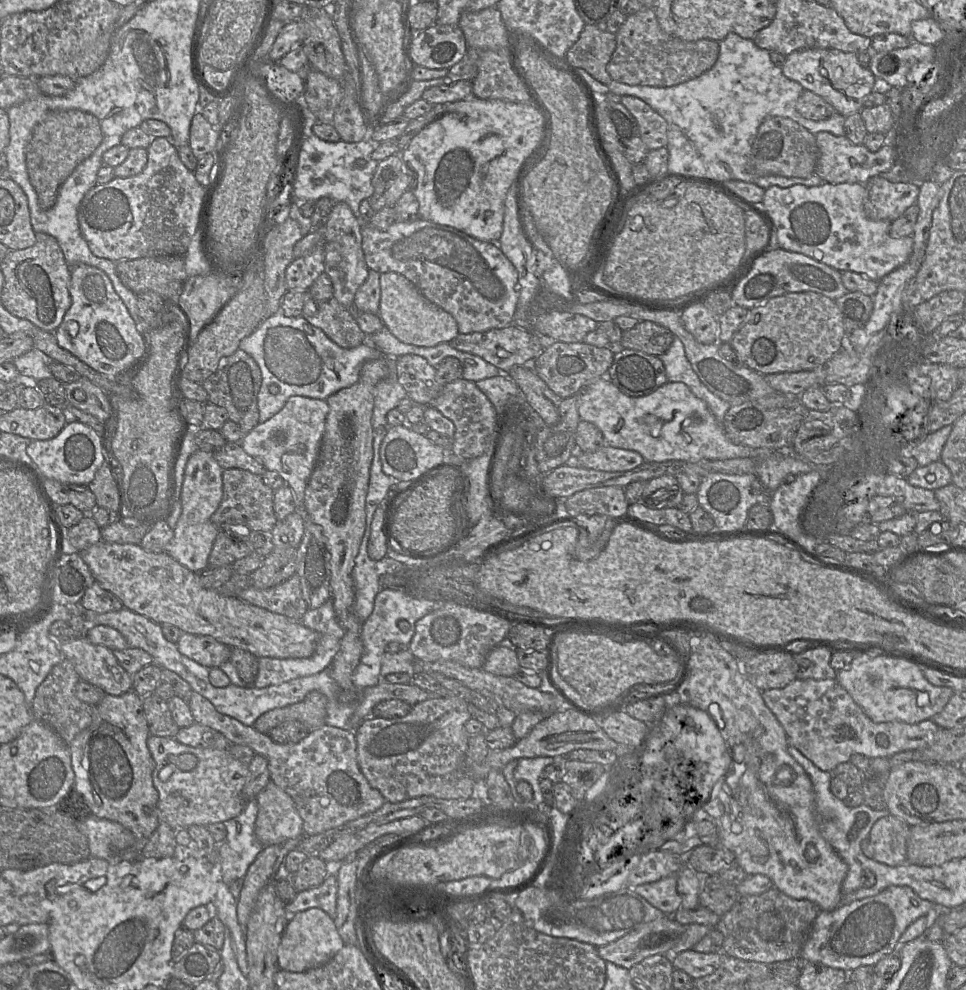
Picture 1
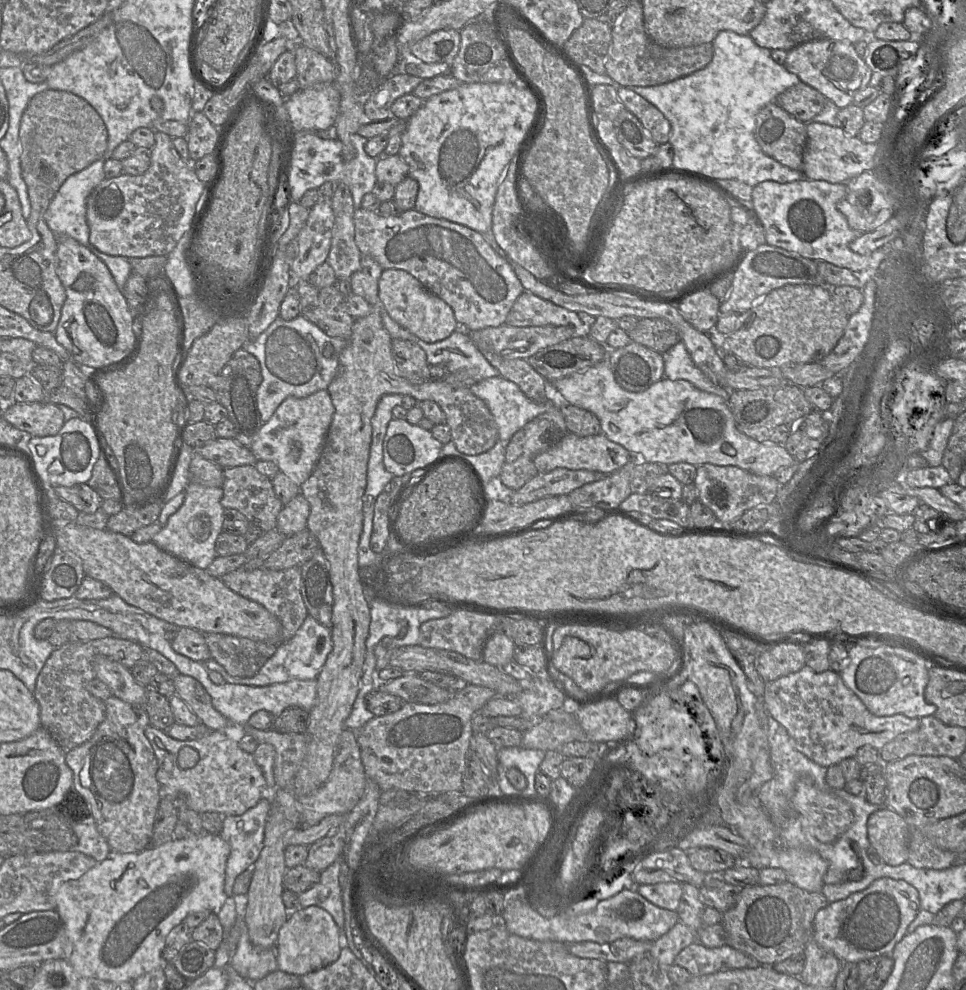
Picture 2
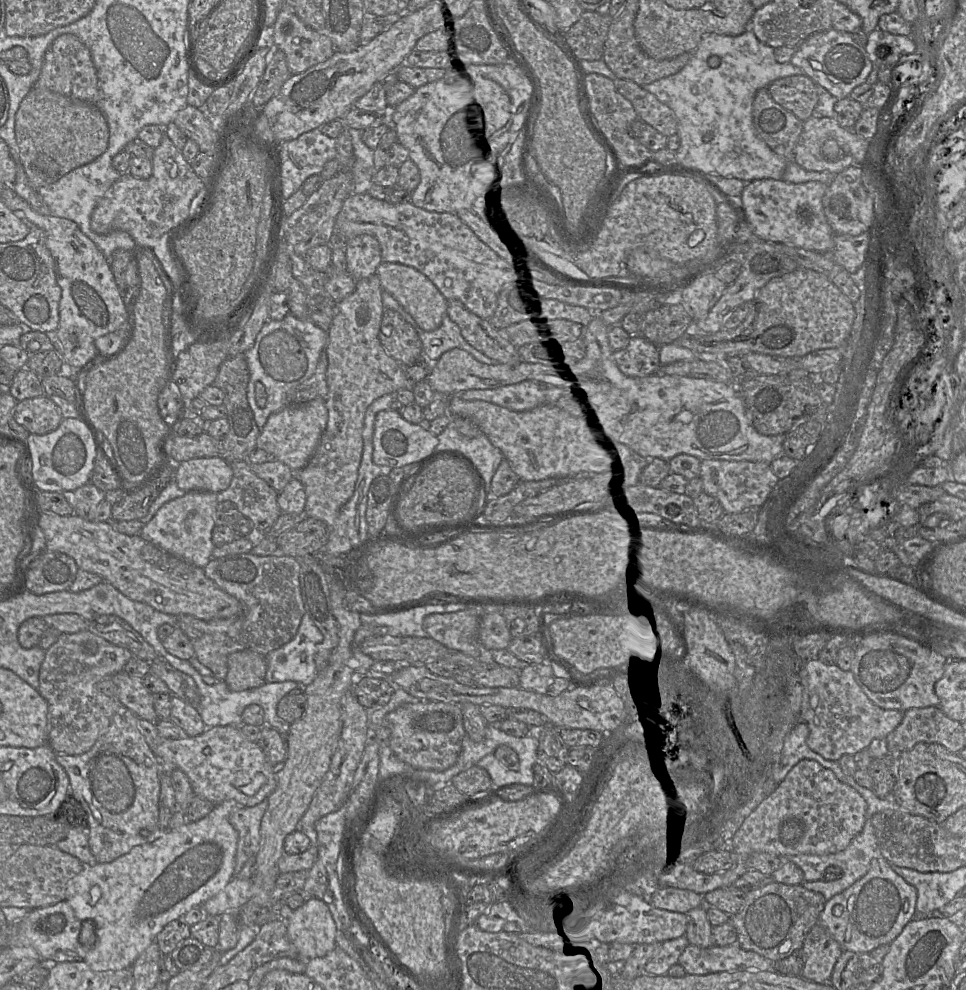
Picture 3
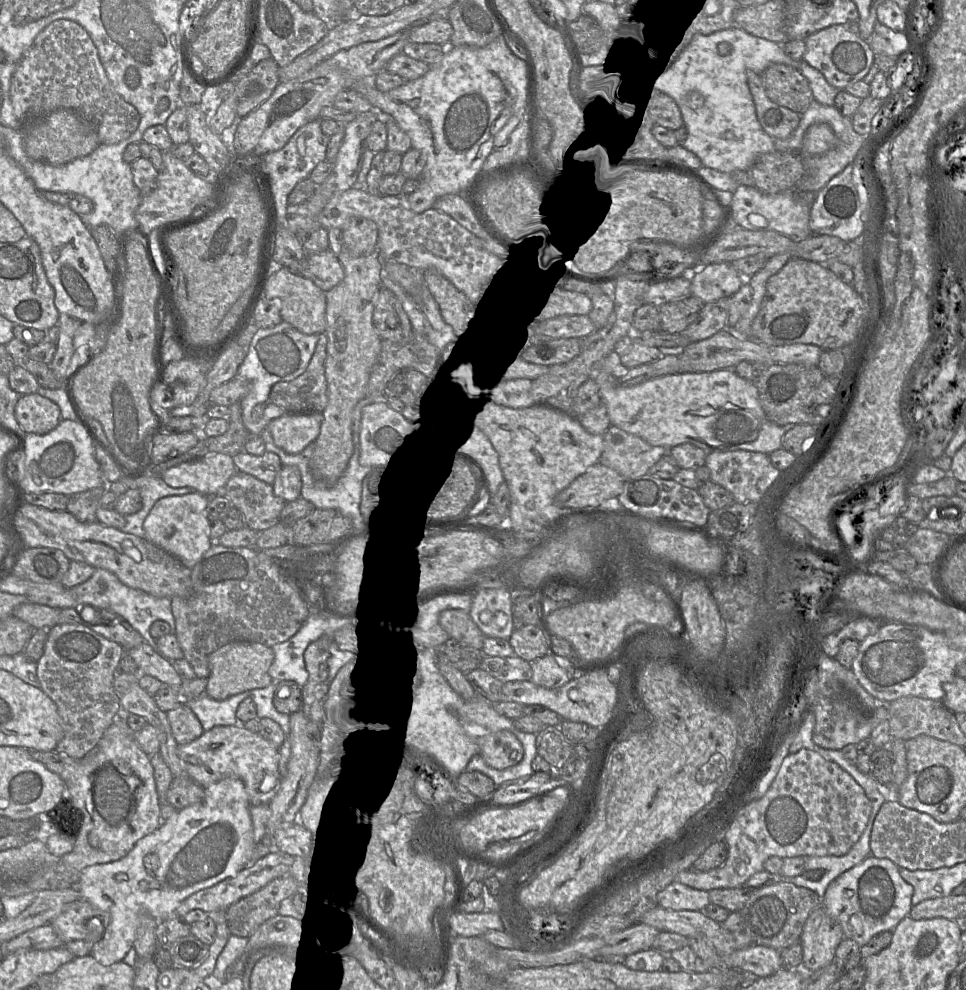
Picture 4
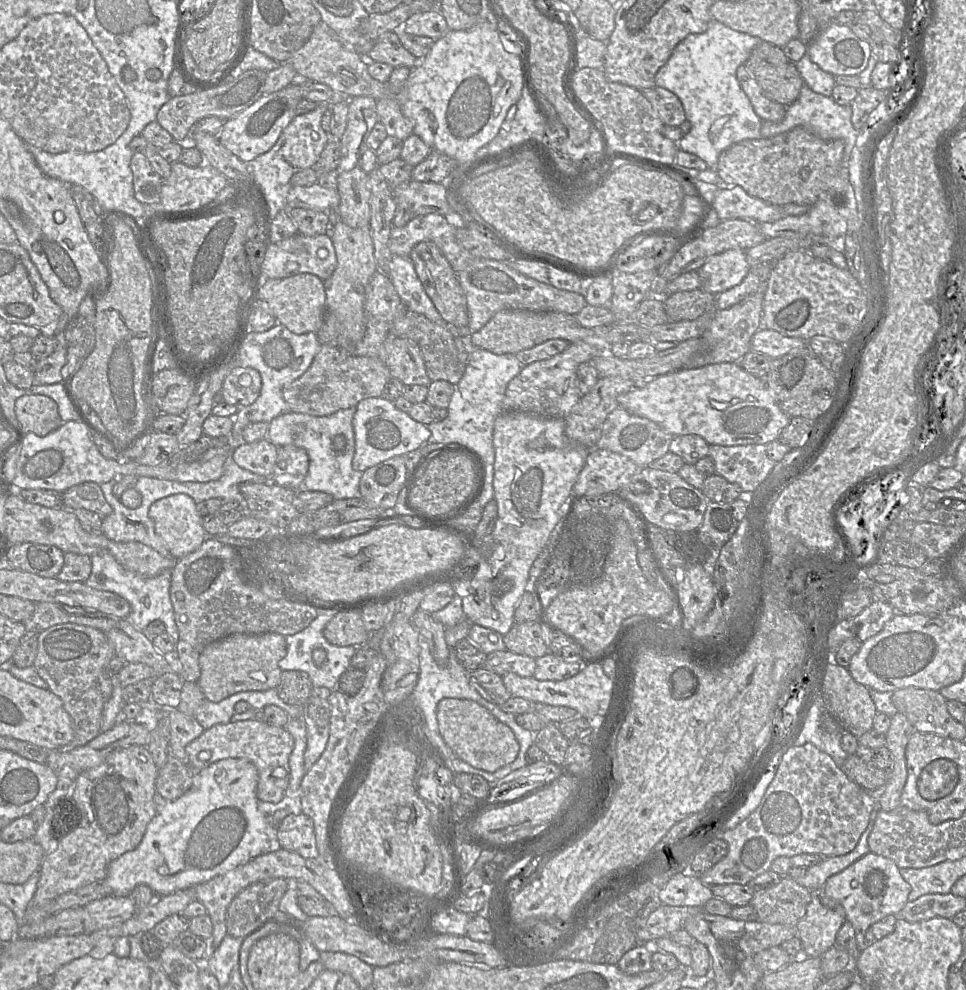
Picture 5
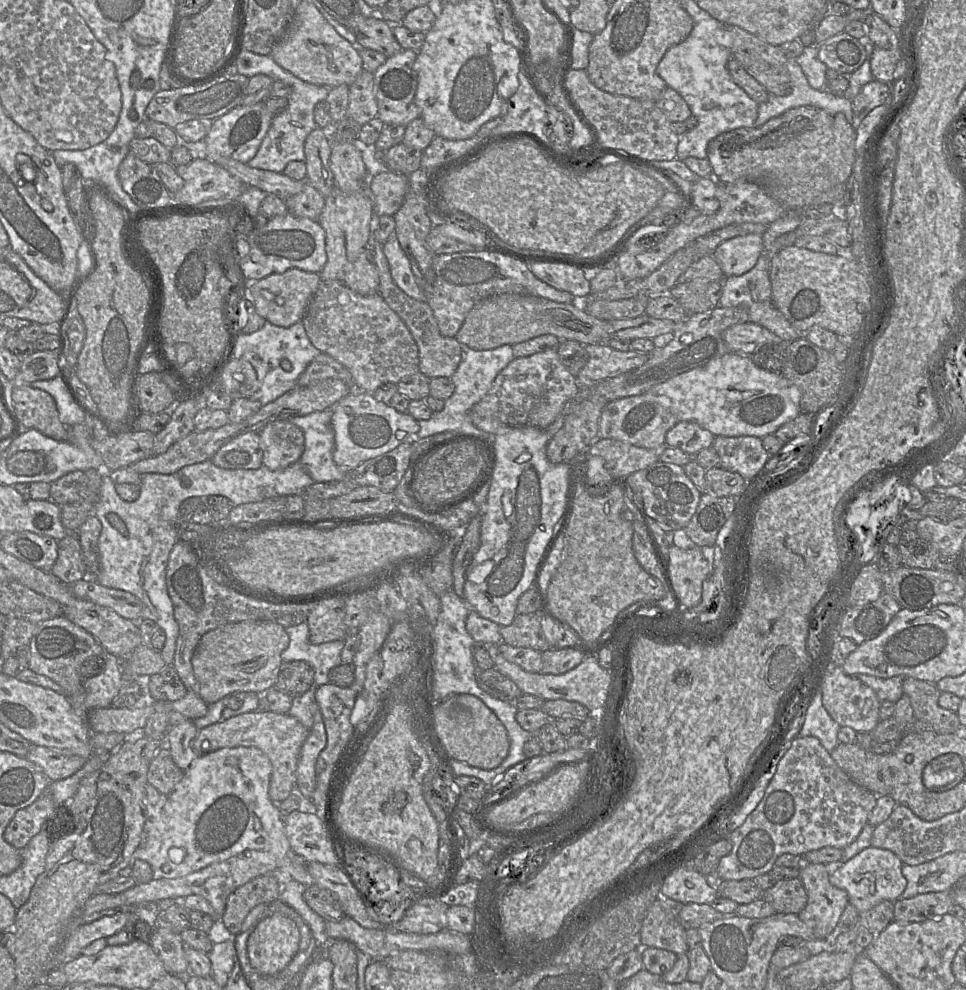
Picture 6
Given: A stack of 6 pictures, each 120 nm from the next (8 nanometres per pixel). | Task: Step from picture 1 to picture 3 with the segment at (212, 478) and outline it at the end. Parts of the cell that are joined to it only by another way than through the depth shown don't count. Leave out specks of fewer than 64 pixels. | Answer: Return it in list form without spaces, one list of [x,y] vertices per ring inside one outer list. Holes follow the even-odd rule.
[[[189,491],[184,496],[165,503],[155,516],[143,526],[140,536],[147,542],[159,547],[185,562],[205,568],[213,559],[212,531],[215,527],[215,511],[218,493]]]

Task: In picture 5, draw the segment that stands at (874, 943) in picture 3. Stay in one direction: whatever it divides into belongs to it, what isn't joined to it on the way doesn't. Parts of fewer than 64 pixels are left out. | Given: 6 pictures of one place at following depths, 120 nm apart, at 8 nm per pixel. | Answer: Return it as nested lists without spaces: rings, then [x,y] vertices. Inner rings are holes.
[[[870,851],[843,871],[829,877],[823,890],[827,897],[843,906],[846,920],[854,928],[859,951],[862,951],[865,949],[867,930],[888,915],[899,915],[908,902],[911,886],[903,879],[894,861]]]

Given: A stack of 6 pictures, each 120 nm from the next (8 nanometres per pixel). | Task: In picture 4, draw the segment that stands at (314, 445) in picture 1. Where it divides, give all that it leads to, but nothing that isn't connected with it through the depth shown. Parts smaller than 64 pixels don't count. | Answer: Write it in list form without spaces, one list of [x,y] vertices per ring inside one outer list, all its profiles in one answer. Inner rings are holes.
[[[322,412],[286,413],[267,428],[276,446],[289,454],[299,454],[318,438],[323,419]]]

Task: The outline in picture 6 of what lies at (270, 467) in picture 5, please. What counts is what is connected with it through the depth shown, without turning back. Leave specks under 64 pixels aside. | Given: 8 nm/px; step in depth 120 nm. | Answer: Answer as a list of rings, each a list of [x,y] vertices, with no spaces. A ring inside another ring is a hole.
[[[253,431],[235,436],[211,458],[213,464],[224,469],[258,469],[262,460],[261,439]]]

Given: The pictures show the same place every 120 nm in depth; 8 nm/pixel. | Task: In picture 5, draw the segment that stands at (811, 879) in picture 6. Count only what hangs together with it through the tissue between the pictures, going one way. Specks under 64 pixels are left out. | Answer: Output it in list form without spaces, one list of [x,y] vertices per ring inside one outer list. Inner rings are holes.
[[[823,888],[811,891],[805,916],[797,923],[803,956],[821,958],[836,943],[836,936],[846,920],[843,906],[827,897]]]

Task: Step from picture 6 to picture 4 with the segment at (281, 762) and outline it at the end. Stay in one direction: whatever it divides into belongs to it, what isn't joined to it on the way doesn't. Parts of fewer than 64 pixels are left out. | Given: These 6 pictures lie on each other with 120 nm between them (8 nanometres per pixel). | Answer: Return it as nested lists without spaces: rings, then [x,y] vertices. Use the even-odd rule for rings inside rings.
[[[240,723],[230,726],[215,726],[192,742],[178,745],[177,753],[184,764],[186,774],[206,788],[228,777],[243,781],[250,805],[269,803],[281,784],[279,749],[259,733],[251,732]]]

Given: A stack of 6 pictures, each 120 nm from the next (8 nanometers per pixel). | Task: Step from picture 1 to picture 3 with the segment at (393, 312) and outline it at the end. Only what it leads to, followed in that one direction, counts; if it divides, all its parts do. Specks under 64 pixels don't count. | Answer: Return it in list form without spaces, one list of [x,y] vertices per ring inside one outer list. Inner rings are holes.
[[[383,261],[376,273],[383,290],[390,293],[401,304],[421,329],[433,331],[439,328],[443,316],[447,314],[448,300],[425,275],[411,266]]]

